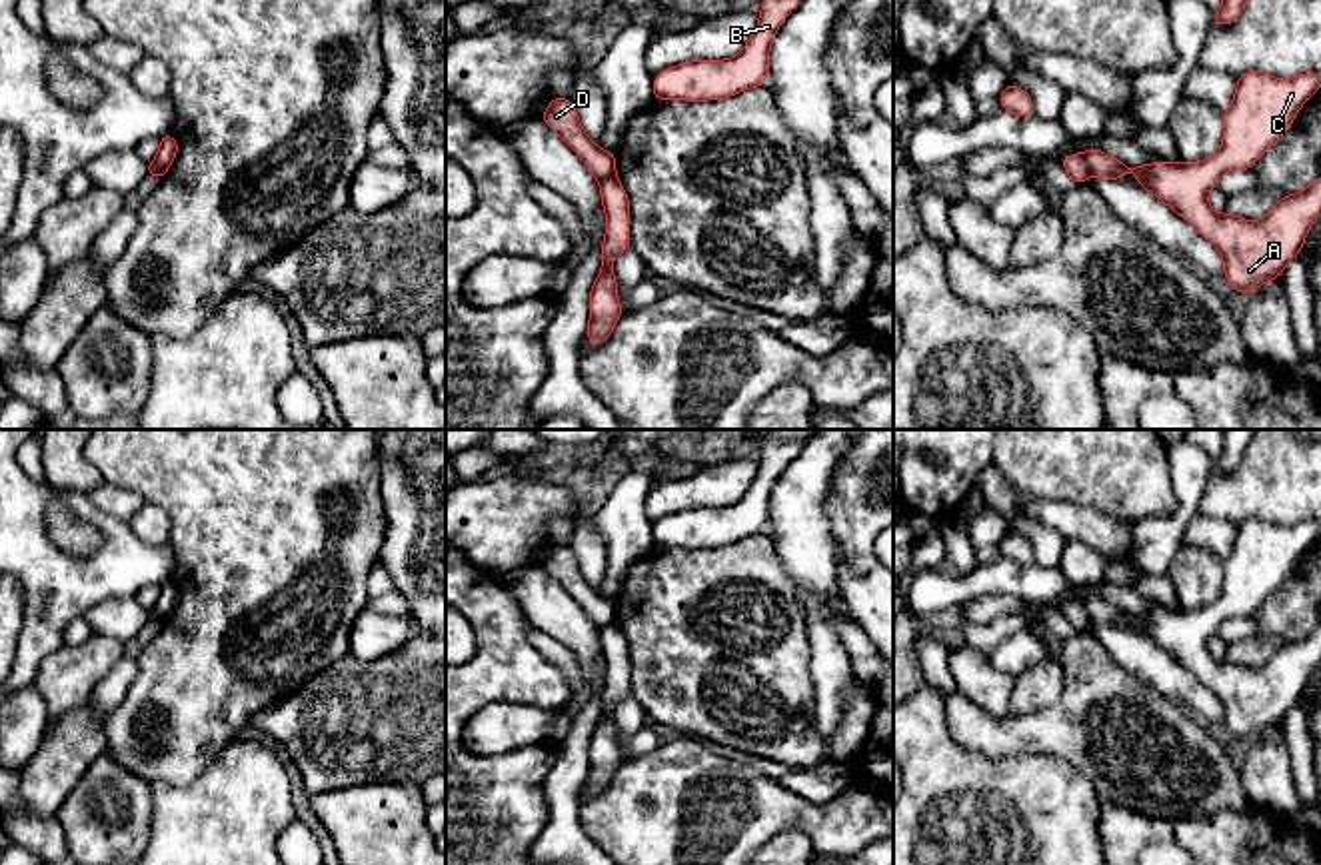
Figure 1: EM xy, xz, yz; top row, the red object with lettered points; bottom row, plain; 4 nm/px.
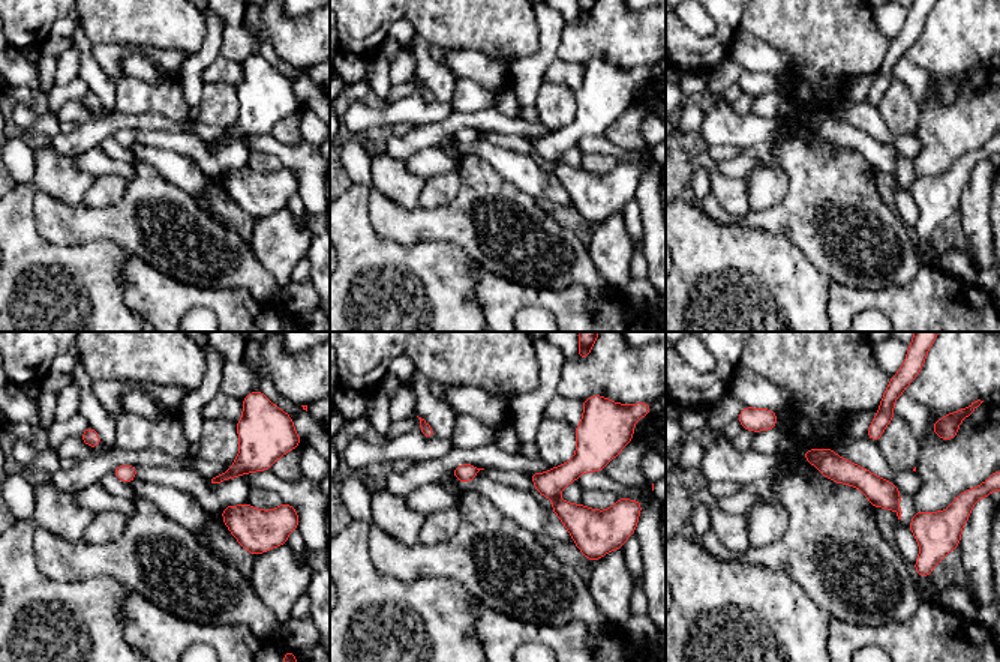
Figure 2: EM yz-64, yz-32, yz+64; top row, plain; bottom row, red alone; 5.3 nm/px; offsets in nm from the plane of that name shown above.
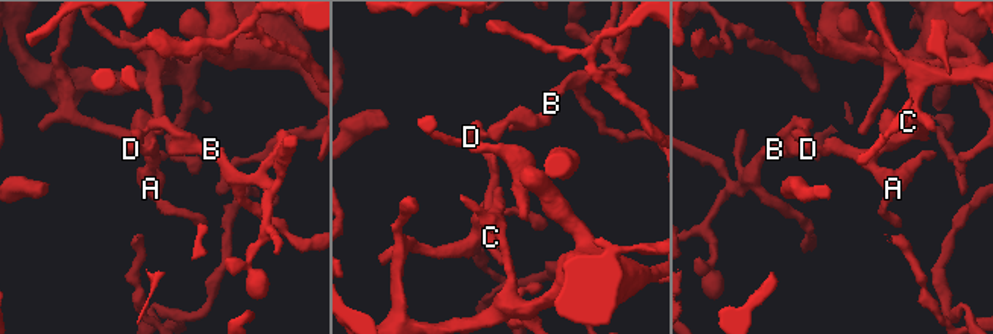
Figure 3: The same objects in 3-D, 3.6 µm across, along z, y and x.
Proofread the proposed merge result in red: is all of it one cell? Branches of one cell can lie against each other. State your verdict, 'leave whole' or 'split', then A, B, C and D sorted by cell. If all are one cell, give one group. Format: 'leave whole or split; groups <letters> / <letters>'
split; groups A C / B D

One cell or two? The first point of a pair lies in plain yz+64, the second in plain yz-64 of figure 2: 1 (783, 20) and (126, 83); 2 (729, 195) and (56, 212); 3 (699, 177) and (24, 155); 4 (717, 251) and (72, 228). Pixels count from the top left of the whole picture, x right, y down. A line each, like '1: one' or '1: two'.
1: two
2: two
3: one
4: two

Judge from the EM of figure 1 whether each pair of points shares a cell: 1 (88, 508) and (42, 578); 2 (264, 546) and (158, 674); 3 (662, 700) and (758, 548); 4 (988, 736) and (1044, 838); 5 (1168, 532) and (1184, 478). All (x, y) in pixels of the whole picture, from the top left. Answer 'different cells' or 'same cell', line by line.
1: same cell
2: same cell
3: same cell
4: different cells
5: same cell

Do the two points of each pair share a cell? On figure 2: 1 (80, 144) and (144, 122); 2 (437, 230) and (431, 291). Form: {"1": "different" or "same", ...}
{"1": "same", "2": "different"}

